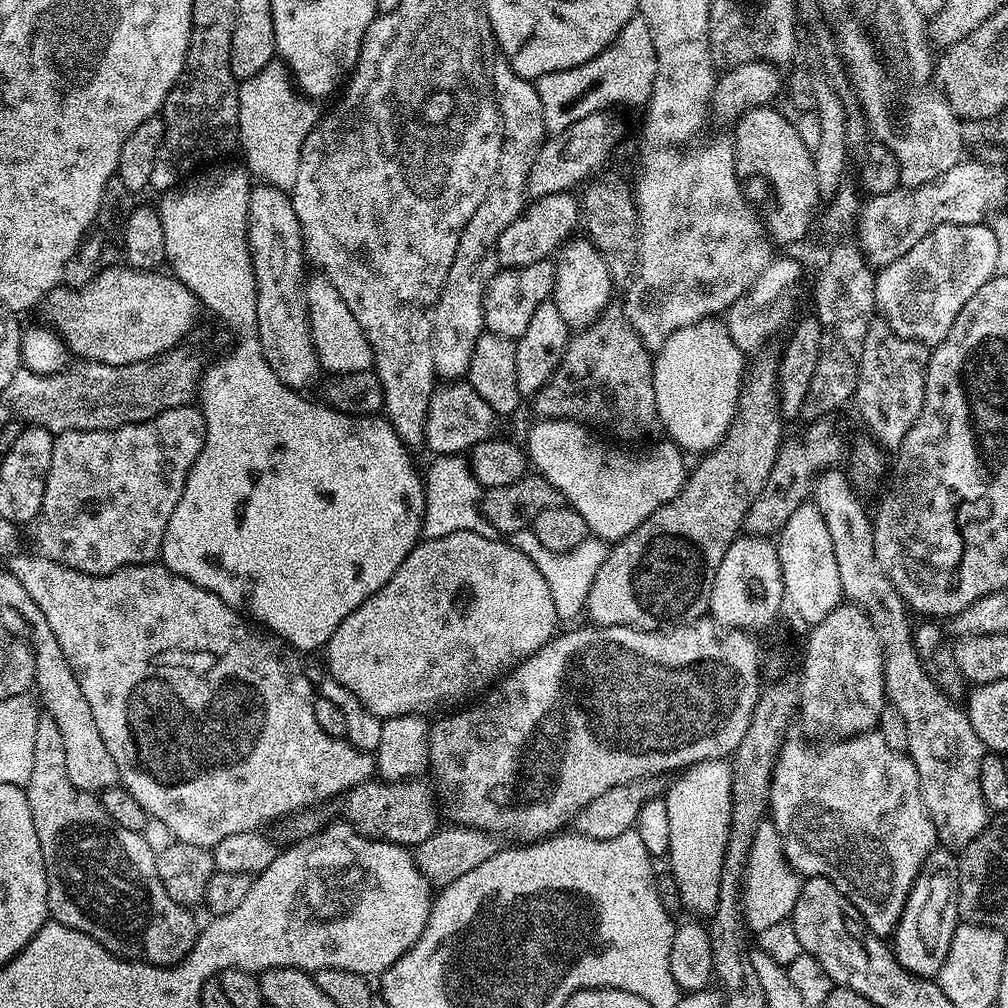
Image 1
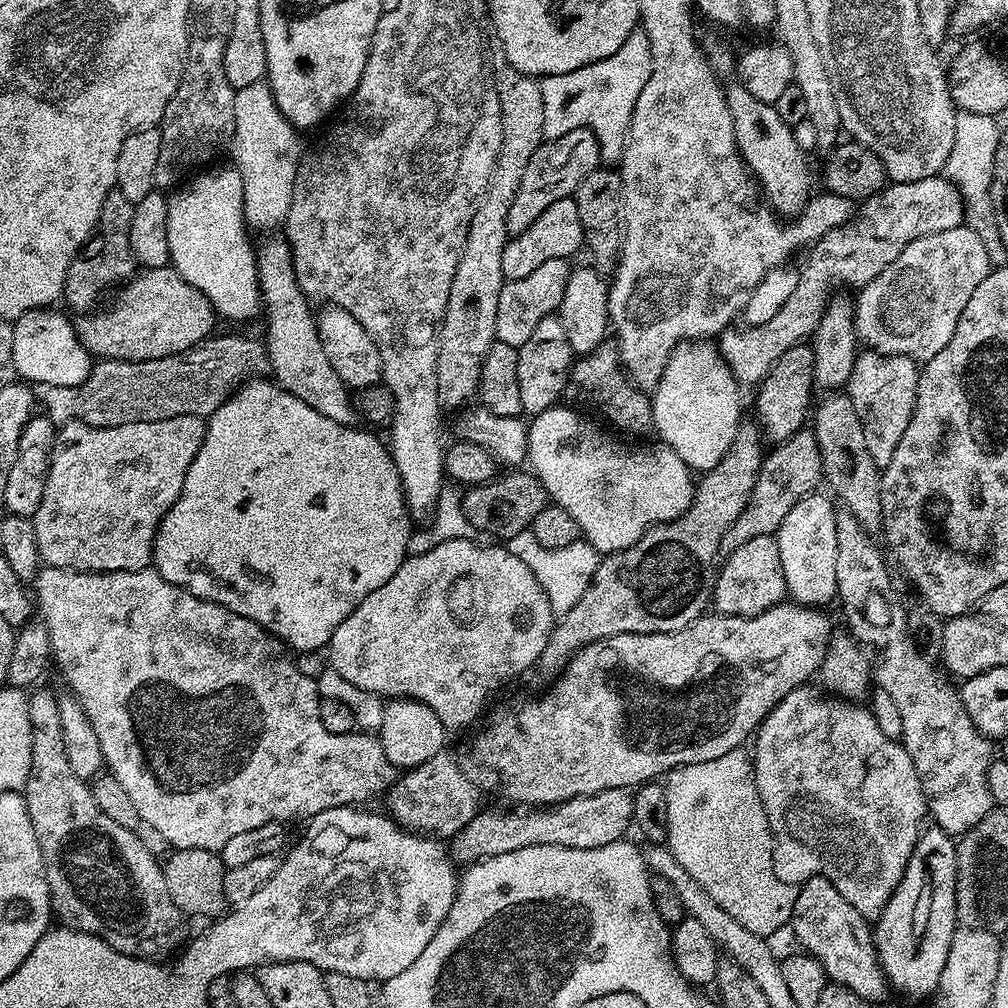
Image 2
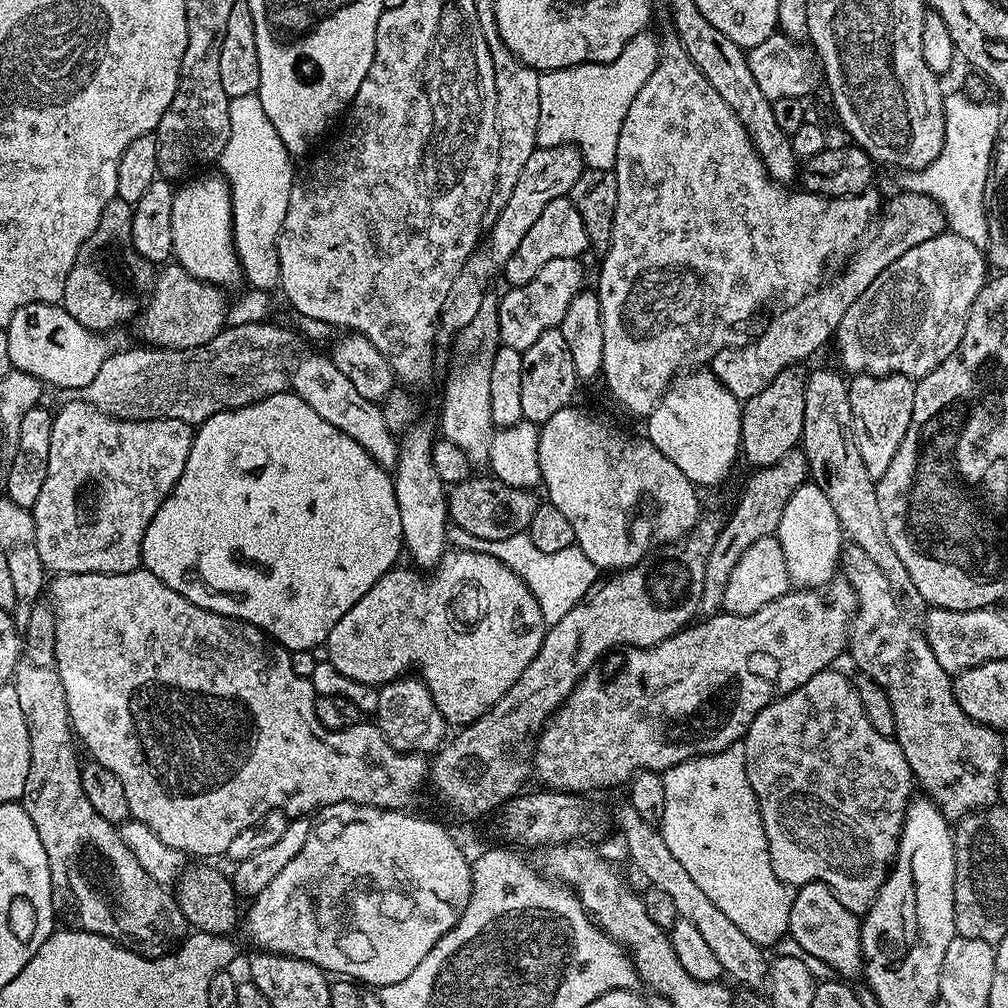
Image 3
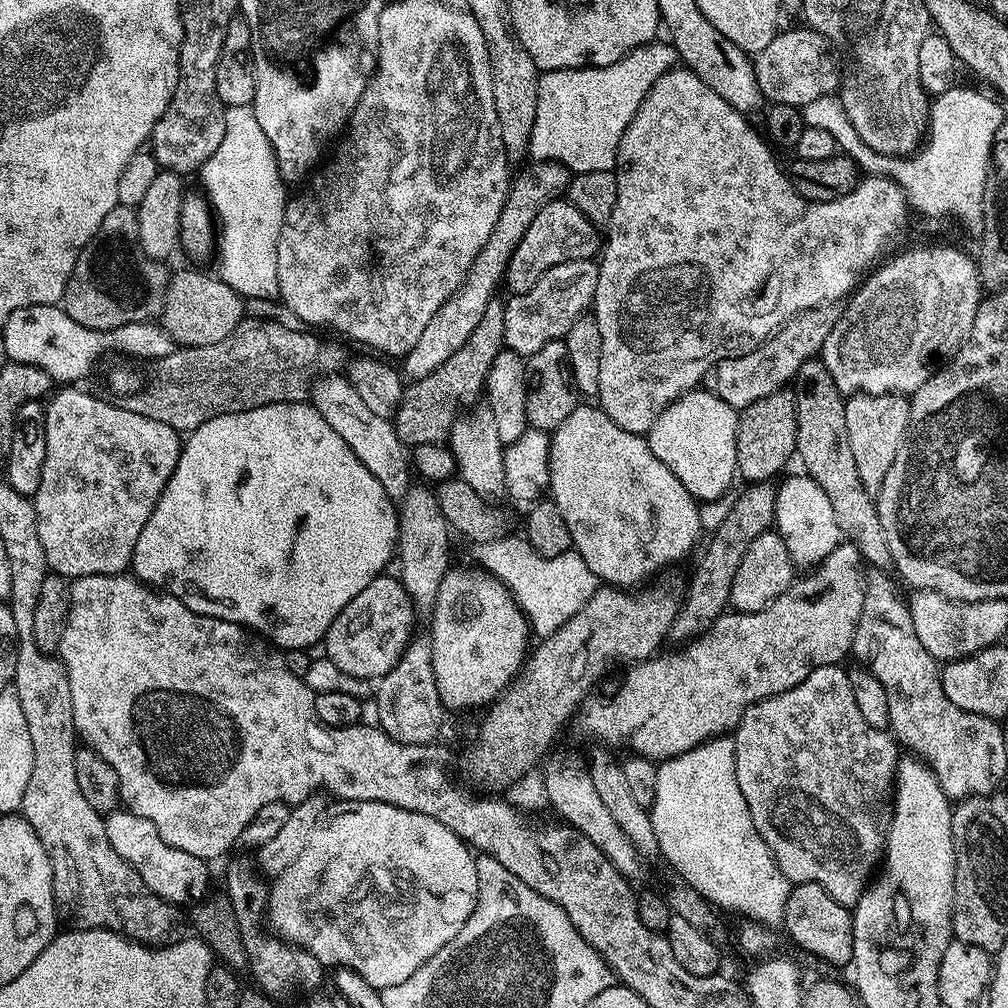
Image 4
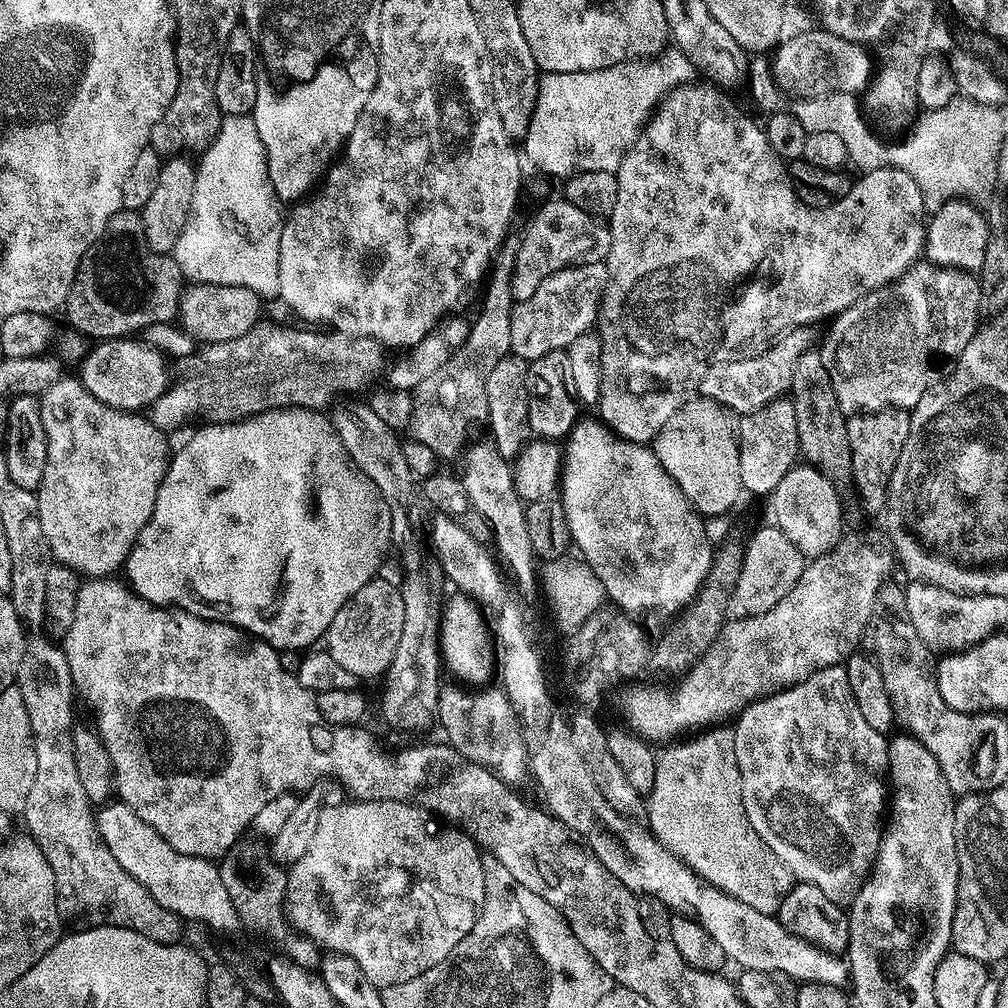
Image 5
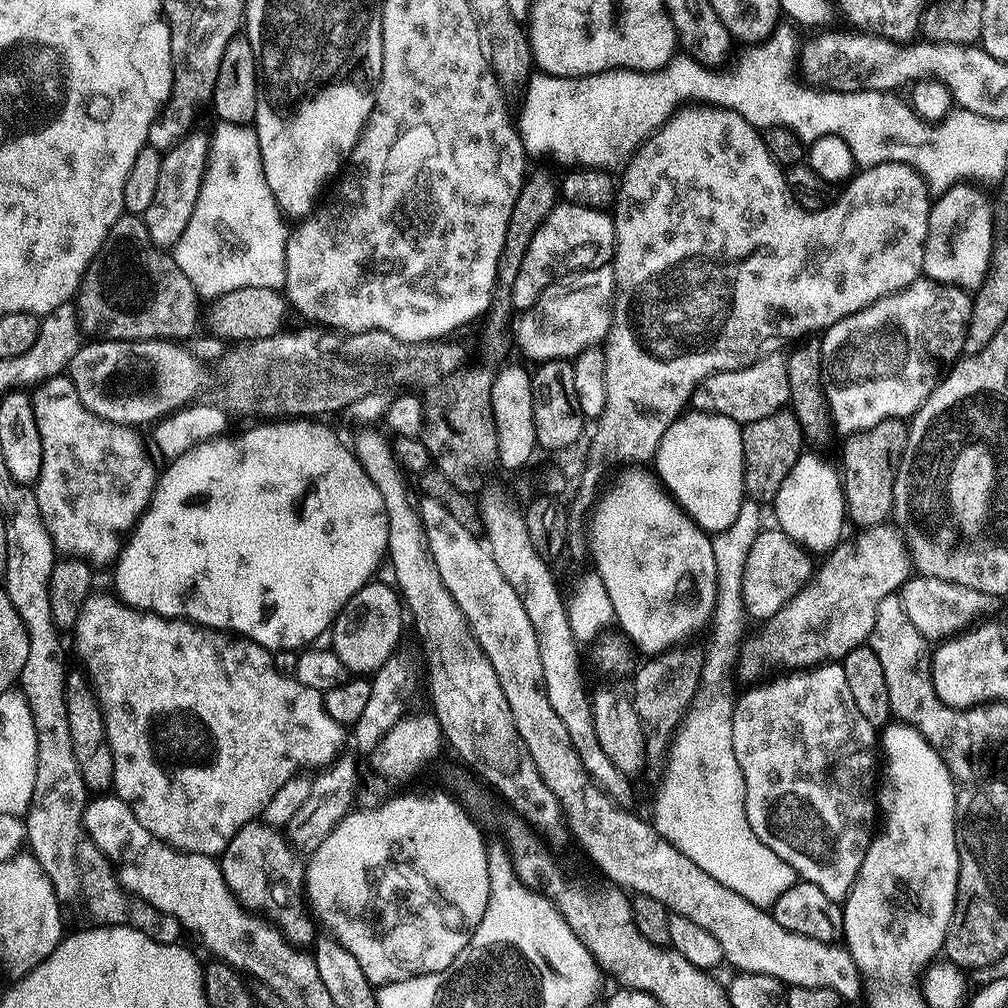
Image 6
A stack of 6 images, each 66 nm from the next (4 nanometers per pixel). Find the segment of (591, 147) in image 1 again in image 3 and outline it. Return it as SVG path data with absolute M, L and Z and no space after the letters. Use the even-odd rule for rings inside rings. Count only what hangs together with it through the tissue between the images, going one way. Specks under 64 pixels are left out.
M575 145L544 148L538 146L535 152L530 154L529 161L522 166L522 171L518 174L517 185L507 199L506 206L493 219L489 234L487 231L485 240L464 263L463 270L459 272L458 278L450 288L450 294L438 321L439 331L443 335L455 335L474 320L481 309L482 298L488 294L487 282L513 257L519 243L526 238L527 231L534 226L535 220L546 210L546 206L552 201L567 197L585 169L583 153Z

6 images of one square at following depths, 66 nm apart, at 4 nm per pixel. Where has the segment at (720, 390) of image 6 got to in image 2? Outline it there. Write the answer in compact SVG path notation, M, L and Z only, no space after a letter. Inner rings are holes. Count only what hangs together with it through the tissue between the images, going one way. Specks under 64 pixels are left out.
M943 175L922 178L918 182L889 183L880 192L875 192L859 205L858 211L842 228L835 228L807 249L804 269L800 281L784 300L784 305L769 320L744 328L739 332L736 326L729 326L718 337L718 349L726 366L740 386L759 385L765 374L782 358L786 350L795 344L803 344L816 331L822 314L828 309L828 301L834 295L836 283L841 280L853 290L868 284L910 242L938 234L942 230L961 227L966 220L964 197L951 180Z

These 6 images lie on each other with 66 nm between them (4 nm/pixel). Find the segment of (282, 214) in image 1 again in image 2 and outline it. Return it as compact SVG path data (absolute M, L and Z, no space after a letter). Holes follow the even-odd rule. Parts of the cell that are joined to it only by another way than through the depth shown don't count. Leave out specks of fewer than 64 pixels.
M283 235L269 236L272 236L269 240L258 244L256 264L257 278L260 280L262 316L268 319L266 347L268 368L273 372L271 375L281 388L301 398L302 402L313 406L320 414L334 418L339 424L353 425L358 416L355 403L344 380L334 374L334 366L330 366L326 350L322 350L322 338L318 334L313 305L296 285L292 247Z

